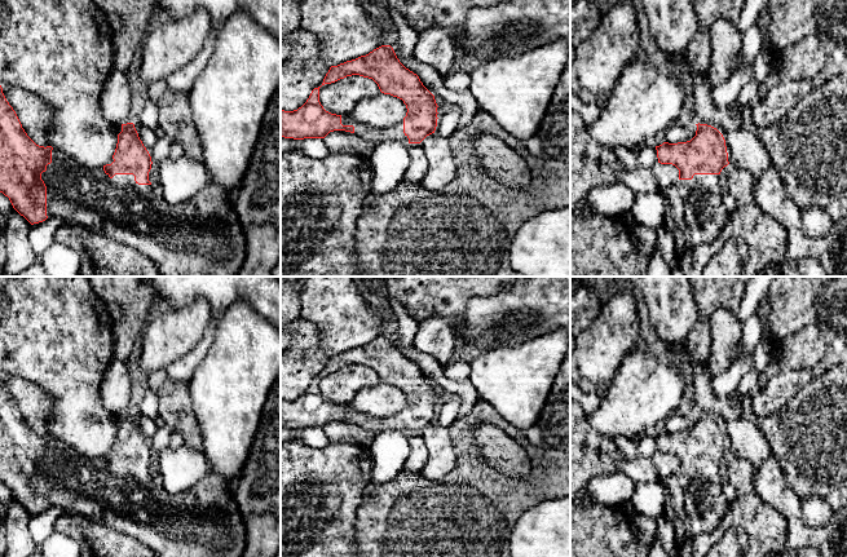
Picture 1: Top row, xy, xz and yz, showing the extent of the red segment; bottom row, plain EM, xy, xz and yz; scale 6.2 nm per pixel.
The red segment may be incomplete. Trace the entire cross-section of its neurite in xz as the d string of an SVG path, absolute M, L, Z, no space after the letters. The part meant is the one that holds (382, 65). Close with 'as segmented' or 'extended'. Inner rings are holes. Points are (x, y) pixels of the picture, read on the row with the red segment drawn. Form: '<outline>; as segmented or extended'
M381 45L366 56L331 66L322 85L352 75L372 79L381 93L402 100L407 109L406 116L388 128L357 123L348 114L336 115L326 111L319 102L318 87L297 110L281 110L281 137L325 138L330 132L345 131L379 145L385 141L420 143L434 133L438 119L434 96L416 74L400 62L391 45Z; extended

